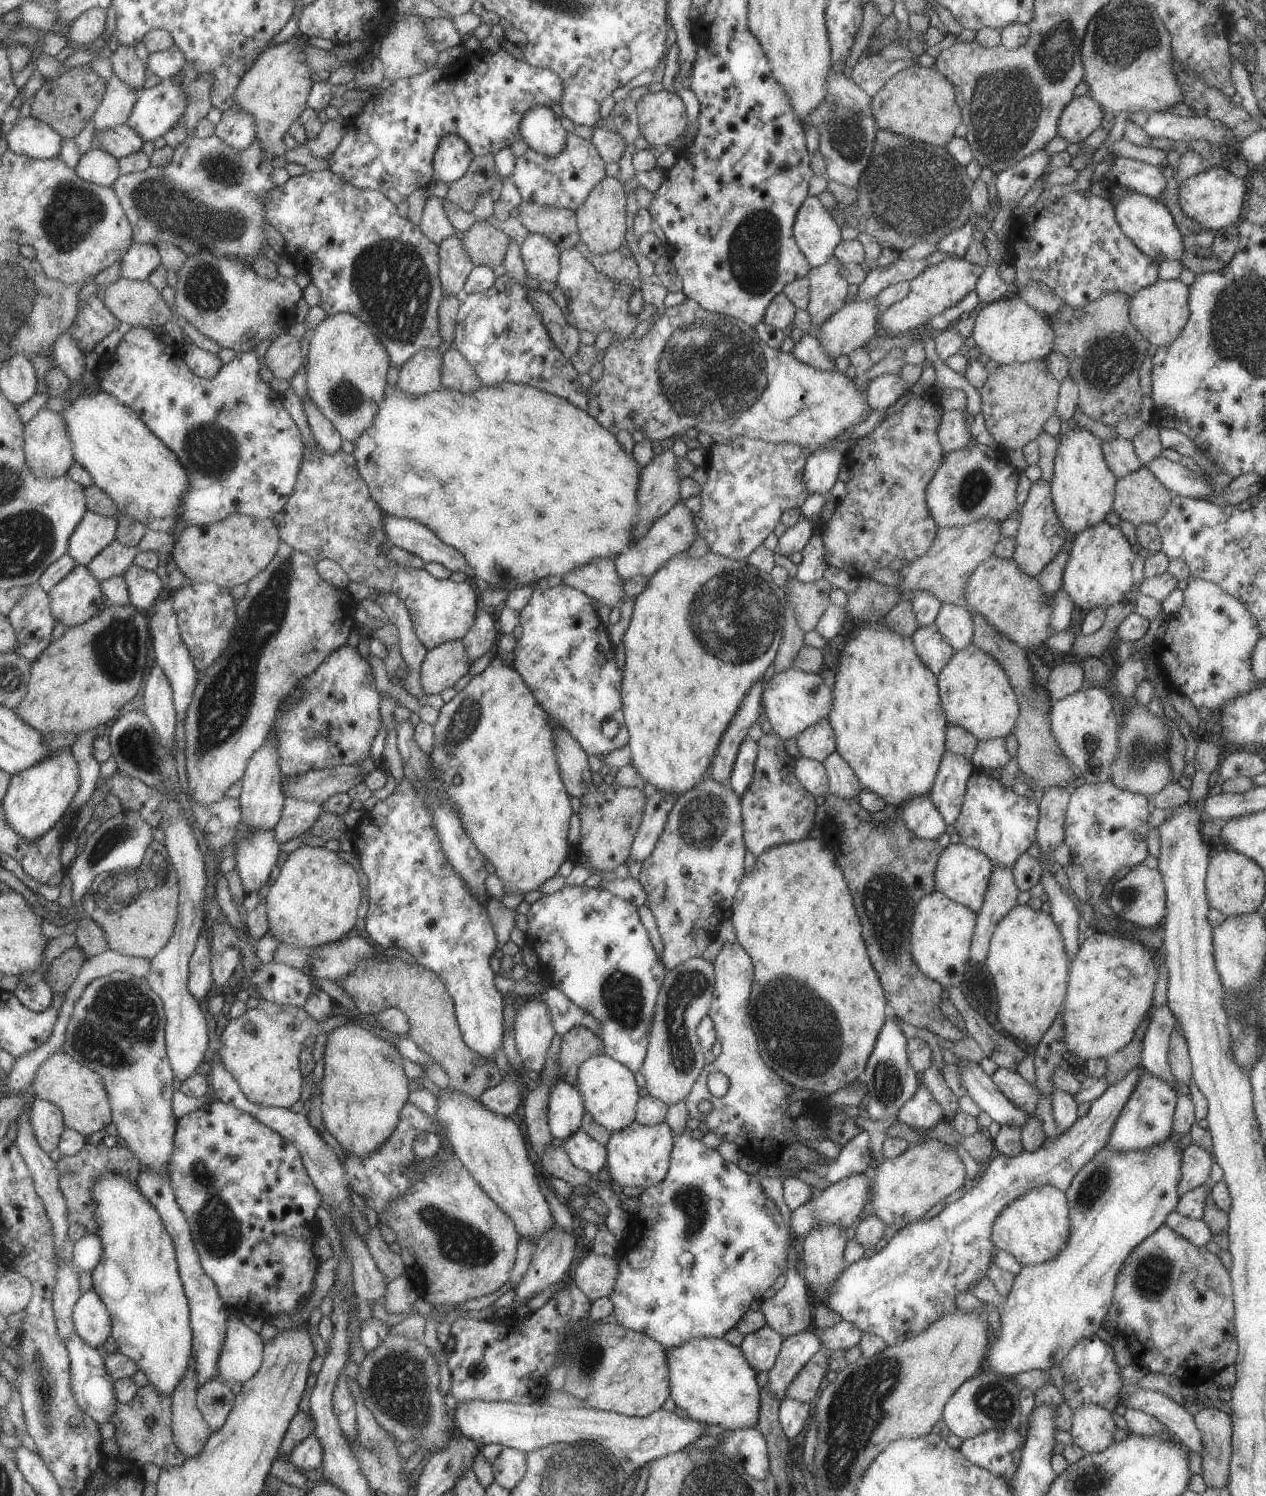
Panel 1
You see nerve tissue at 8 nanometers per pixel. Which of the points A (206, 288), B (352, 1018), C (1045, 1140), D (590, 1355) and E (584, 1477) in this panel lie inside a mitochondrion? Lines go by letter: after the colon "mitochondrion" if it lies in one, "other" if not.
A: mitochondrion
B: other
C: other
D: mitochondrion
E: mitochondrion

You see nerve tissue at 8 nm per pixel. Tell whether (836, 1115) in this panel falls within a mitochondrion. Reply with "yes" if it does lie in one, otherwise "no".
no

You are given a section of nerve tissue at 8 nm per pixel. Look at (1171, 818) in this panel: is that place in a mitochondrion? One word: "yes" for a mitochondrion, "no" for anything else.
no

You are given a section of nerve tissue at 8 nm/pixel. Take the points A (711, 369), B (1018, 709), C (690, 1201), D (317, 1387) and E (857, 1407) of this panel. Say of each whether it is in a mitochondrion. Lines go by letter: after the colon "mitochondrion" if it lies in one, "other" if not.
A: mitochondrion
B: other
C: mitochondrion
D: other
E: mitochondrion

